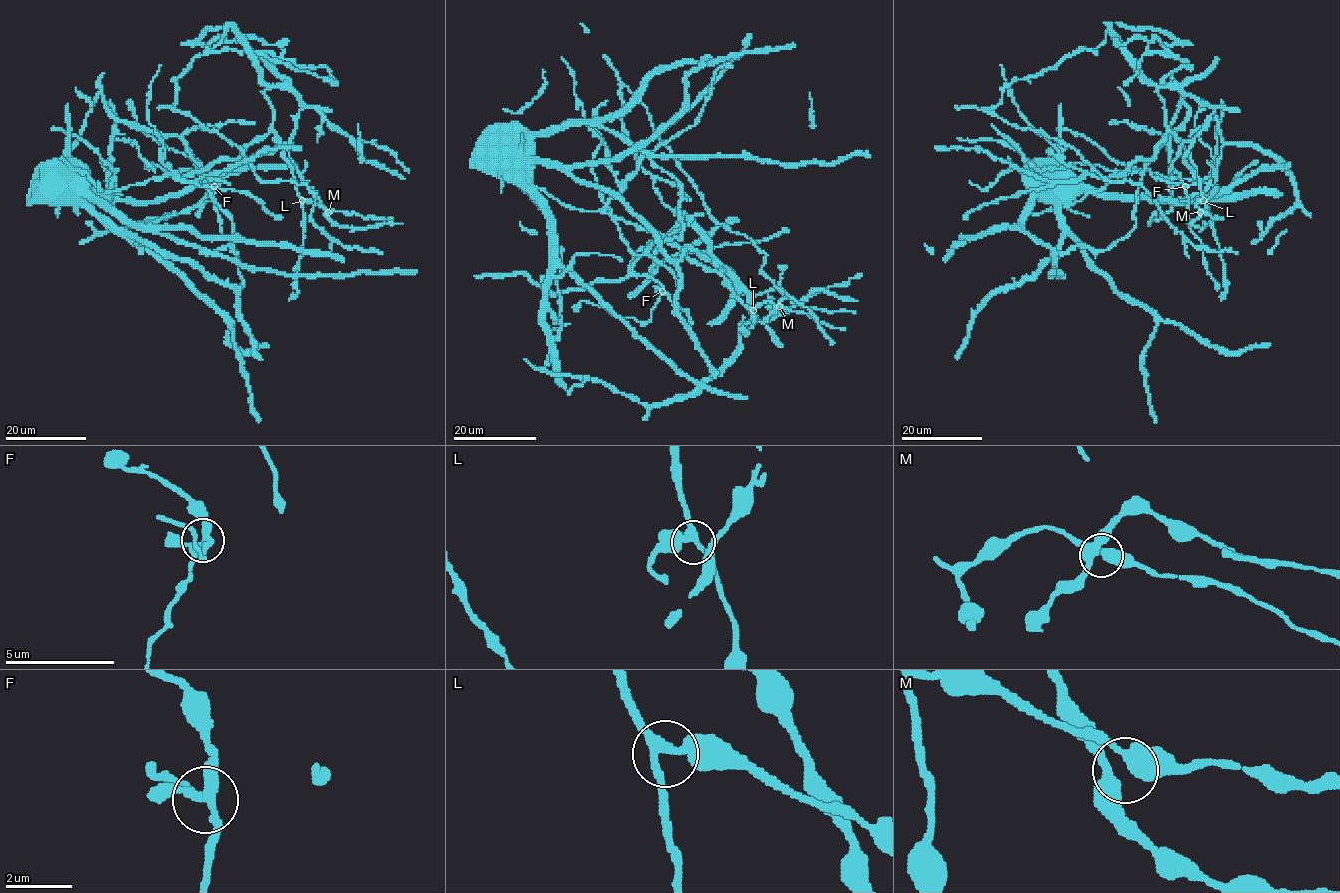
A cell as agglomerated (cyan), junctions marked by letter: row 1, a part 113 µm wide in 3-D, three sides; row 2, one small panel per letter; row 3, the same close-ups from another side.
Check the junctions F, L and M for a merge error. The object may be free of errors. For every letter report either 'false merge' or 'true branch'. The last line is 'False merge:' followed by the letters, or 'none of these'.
F: false merge
L: true branch
M: true branch
False merge: F

